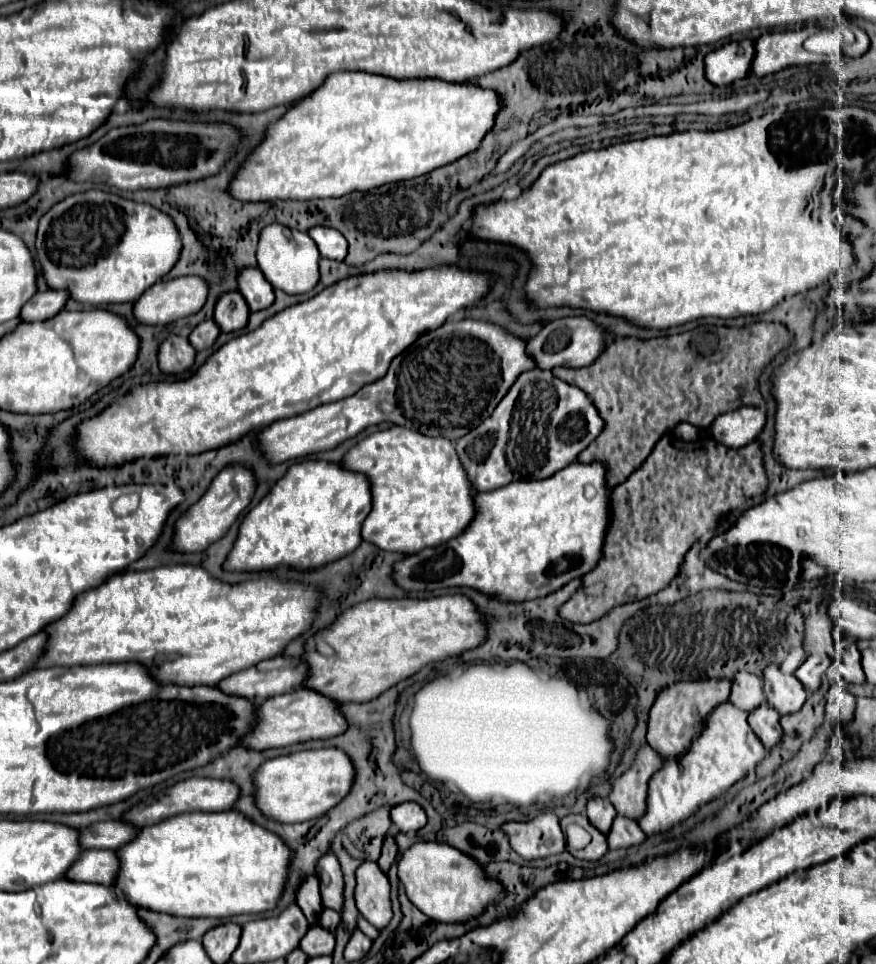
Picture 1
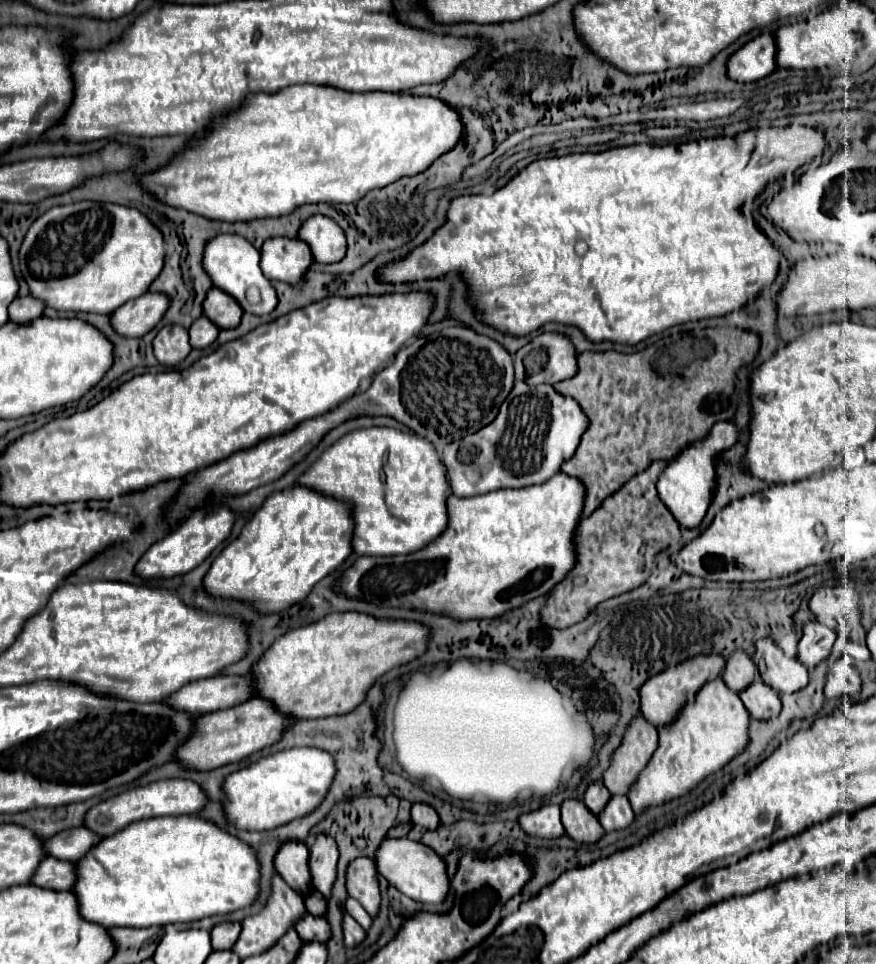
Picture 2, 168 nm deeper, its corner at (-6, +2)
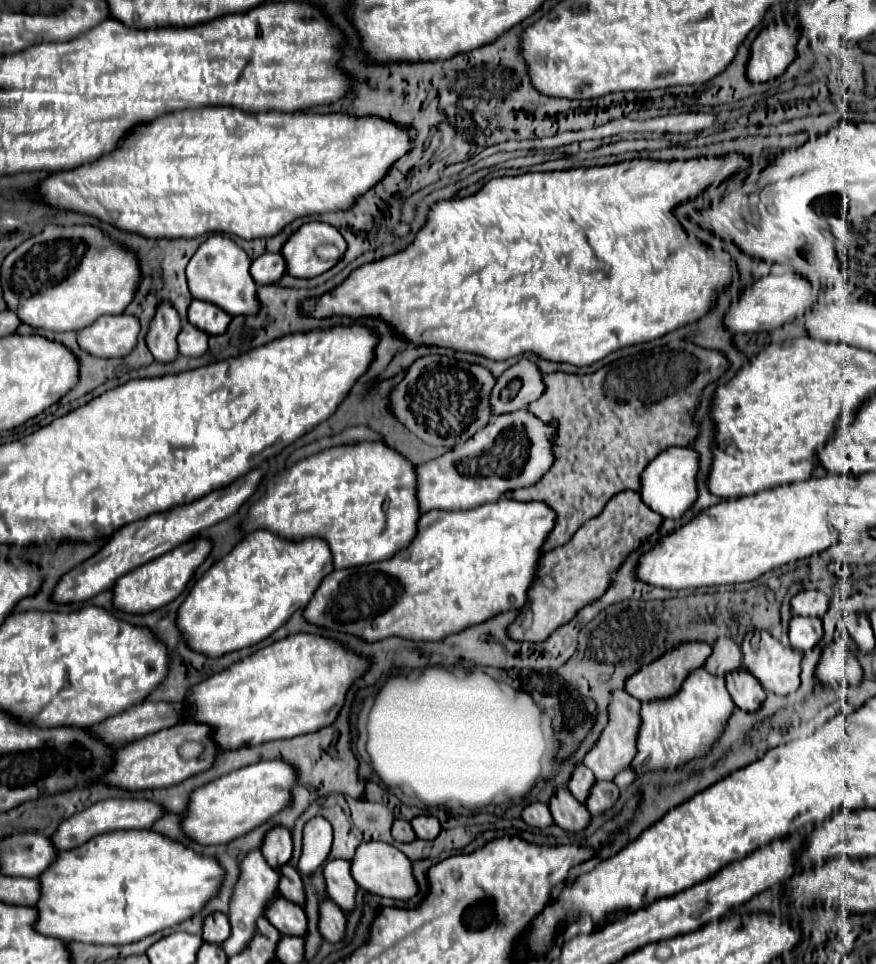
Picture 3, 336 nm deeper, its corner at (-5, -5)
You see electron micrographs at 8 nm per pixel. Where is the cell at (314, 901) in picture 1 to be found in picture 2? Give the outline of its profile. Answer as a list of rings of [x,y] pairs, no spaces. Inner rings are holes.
[[[286,841],[280,845],[274,857],[274,867],[296,893],[308,893],[312,877],[308,869],[308,847],[302,841]]]

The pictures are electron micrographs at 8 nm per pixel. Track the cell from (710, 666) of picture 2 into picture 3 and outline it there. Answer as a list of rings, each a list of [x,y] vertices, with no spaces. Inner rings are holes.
[[[683,644],[683,648],[675,648],[675,652],[667,652],[667,656],[663,656],[663,660],[655,660],[655,664],[649,664],[647,668],[643,668],[643,672],[637,672],[635,676],[631,676],[631,680],[627,680],[627,684],[625,684],[625,690],[627,690],[627,694],[631,694],[633,698],[637,698],[641,702],[671,698],[681,690],[683,682],[687,680],[687,676],[693,670],[705,666],[711,652],[713,650],[709,644]]]

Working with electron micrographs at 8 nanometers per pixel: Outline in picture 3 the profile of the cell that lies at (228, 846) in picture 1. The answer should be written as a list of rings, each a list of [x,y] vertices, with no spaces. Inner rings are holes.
[[[119,830],[95,836],[79,848],[59,852],[57,860],[39,880],[43,880],[43,900],[37,904],[39,924],[35,924],[39,932],[67,942],[131,944],[199,914],[221,892],[225,870],[215,856],[197,854],[155,830]]]

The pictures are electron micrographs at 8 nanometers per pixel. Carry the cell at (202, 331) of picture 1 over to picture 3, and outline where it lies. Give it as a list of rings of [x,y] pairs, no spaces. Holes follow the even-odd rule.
[[[183,322],[183,330],[181,330],[177,342],[179,342],[181,356],[197,358],[197,356],[203,356],[209,348],[209,334],[191,326],[189,322]]]

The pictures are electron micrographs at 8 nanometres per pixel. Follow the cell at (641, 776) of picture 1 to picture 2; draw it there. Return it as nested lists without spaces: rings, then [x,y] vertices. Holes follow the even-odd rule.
[[[642,713],[630,721],[620,747],[610,755],[610,767],[604,771],[604,785],[612,795],[626,795],[640,771],[658,747],[658,731]]]

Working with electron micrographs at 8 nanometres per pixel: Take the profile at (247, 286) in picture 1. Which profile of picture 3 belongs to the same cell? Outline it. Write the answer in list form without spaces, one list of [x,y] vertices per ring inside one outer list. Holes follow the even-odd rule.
[[[221,234],[209,236],[199,246],[199,250],[195,252],[195,256],[191,258],[191,262],[187,266],[187,280],[189,280],[193,298],[217,304],[231,316],[259,314],[261,304],[259,304],[259,296],[257,296],[257,284],[249,274],[249,266],[251,266],[251,258],[233,240],[229,240]]]

